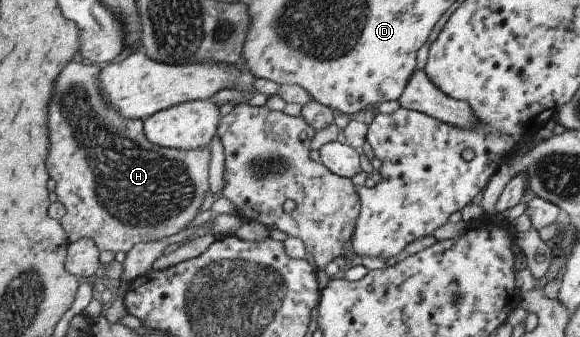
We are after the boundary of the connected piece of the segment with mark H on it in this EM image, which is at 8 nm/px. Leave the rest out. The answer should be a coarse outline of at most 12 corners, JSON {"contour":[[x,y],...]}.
{"contour":[[70,61],[47,173],[70,244],[175,235],[208,193],[209,149],[151,143]]}

